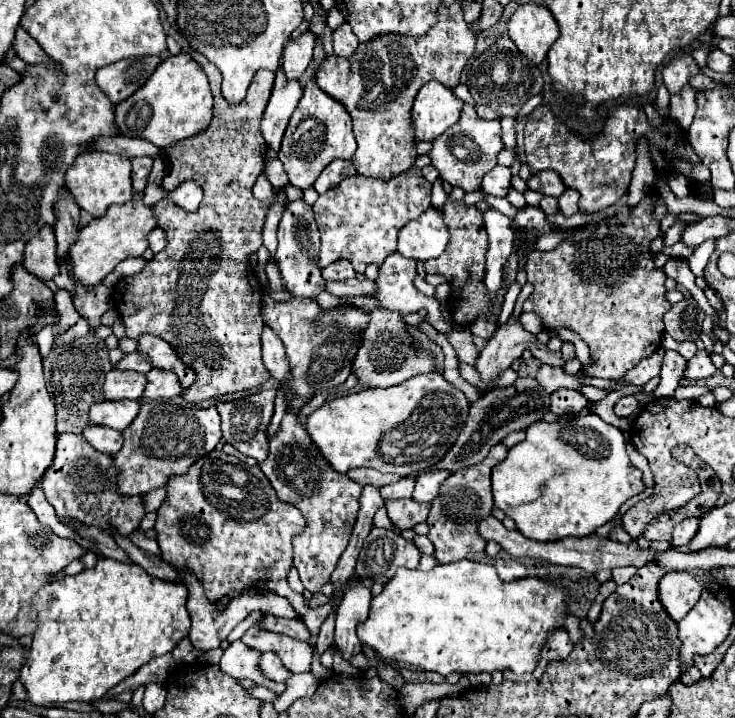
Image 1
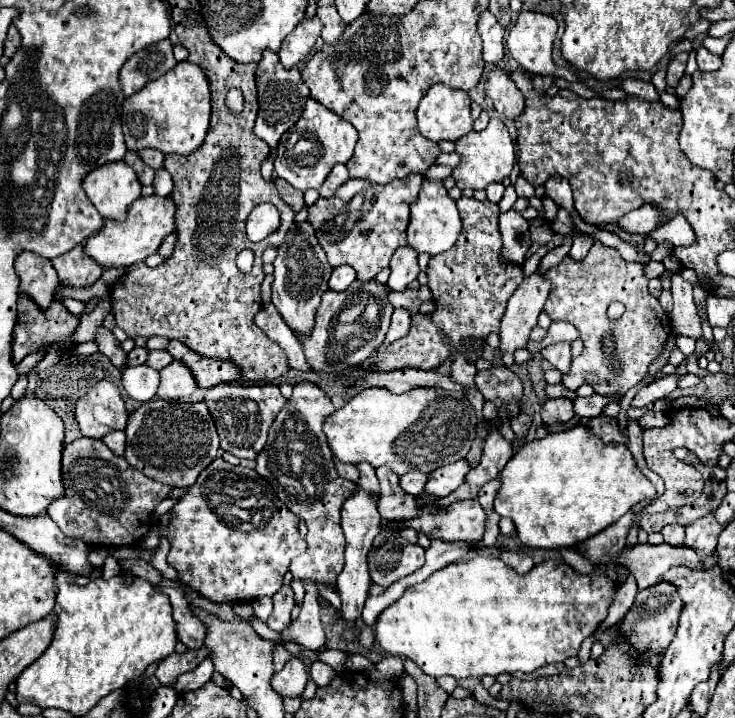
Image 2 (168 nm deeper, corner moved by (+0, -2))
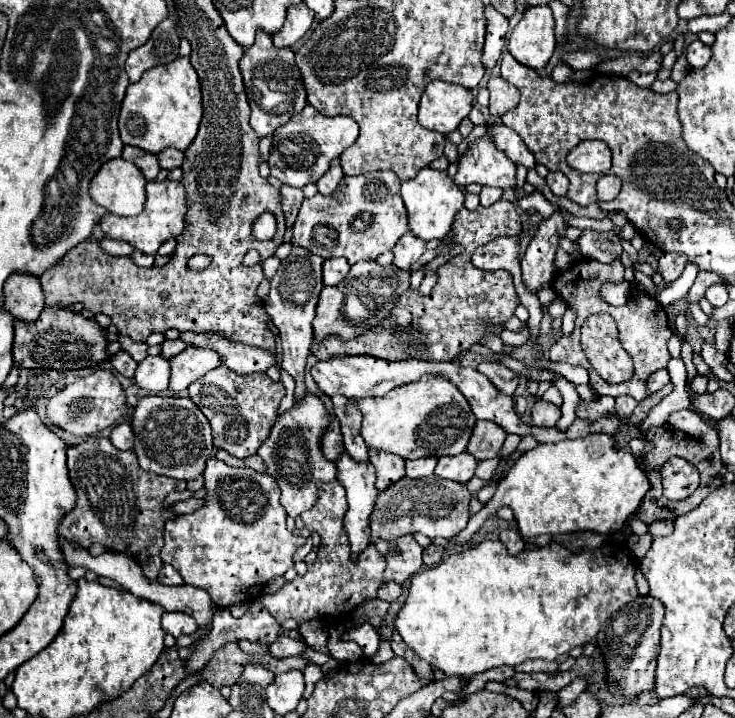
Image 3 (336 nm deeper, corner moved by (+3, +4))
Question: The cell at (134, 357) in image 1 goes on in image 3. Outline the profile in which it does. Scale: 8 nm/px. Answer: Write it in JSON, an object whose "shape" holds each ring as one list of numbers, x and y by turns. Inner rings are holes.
{"shape":[[175,339,175,341,163,341,163,345,161,345,161,357,173,357,173,355,177,355,177,353,181,353,185,349,185,343,181,341,181,339]]}

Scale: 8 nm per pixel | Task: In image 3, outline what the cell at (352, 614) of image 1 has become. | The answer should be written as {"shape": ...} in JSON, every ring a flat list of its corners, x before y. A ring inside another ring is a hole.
{"shape":[[343,453,343,457,339,457,339,461,335,463,337,465,337,479,341,481,341,485,345,487,345,495,347,495,347,513,345,513,345,519,343,519,343,525,345,525,345,533,349,537,349,543,351,543,351,557,353,561,357,561,357,557,361,555,361,551,369,545,371,541,371,529,369,529,369,517,373,513,373,507,375,507,375,499,377,499,377,489,375,489,375,469,371,463,367,465,357,465,347,453]]}

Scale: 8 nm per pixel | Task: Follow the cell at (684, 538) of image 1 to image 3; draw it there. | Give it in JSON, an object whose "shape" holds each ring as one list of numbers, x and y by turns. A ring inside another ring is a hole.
{"shape":[[655,521,655,523,651,523,649,525,649,531,657,537,657,535,671,535,673,531,675,531,675,527,673,527,673,521]]}

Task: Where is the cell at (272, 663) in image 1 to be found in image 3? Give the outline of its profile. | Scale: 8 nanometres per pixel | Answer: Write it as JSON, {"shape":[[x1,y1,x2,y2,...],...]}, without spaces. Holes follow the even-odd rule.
{"shape":[[279,637,273,645,269,645,269,651,273,657,291,657,291,655,299,655,305,649,305,645,297,639,291,637]]}

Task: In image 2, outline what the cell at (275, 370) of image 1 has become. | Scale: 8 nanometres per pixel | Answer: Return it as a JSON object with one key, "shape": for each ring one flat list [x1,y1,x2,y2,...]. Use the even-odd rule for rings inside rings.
{"shape":[[300,381,294,387,292,397,286,407,274,419,268,443,256,459,256,471,274,487,278,499,306,523,306,543,308,549,304,555,296,557,290,563,290,573,296,579,312,579,314,583,334,585,338,573,344,567,344,533,340,527,340,509,348,495,354,493,354,483,340,479,334,469,332,451,328,439,322,431,322,423,328,415,334,413,334,407,326,393,310,381]]}

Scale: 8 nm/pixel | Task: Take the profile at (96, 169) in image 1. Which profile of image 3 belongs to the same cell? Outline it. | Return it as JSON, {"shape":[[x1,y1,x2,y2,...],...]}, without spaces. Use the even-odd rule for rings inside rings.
{"shape":[[121,157,107,161,89,183,91,199,113,215,137,215,145,203,145,177]]}

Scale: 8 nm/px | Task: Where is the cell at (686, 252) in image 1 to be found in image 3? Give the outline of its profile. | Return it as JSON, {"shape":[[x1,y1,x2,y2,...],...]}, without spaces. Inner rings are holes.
{"shape":[[551,171,547,177,545,177,549,189,555,193,555,195,565,195,567,193,567,185,569,185,569,179,565,173,561,171]]}

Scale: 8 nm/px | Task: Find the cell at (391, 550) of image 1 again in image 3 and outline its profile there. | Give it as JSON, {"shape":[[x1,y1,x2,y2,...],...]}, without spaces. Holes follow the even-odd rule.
{"shape":[[403,535,391,541,377,539,375,547,387,563,385,575,383,575,385,583,389,581,403,583,407,577,413,577,423,567,423,561,421,561,423,547,411,535]]}

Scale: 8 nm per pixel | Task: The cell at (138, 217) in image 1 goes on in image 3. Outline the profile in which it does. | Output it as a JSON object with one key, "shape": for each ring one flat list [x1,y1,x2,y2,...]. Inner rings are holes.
{"shape":[[151,181,147,183,147,201,145,209,135,217,119,217,119,215,105,215,101,219,101,229,109,239,119,239,129,243,133,249,139,249,143,253,155,255,157,249,171,237,181,235,183,231,183,217,187,211,185,201,185,189,177,181]]}

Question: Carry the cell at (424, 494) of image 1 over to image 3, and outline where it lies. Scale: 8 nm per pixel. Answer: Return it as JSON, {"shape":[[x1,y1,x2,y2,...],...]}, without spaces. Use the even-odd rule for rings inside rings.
{"shape":[[465,451,455,457,439,457,435,475,441,479,457,481,457,483,467,483,473,477,475,467,477,467,477,459]]}

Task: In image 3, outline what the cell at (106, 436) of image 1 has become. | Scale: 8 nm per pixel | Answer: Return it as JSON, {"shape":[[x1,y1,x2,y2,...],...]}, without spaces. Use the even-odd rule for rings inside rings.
{"shape":[[127,421,115,425,111,429,111,435,109,435,111,443,121,449,121,451,127,451,127,449,133,449,133,433,131,433,131,425]]}

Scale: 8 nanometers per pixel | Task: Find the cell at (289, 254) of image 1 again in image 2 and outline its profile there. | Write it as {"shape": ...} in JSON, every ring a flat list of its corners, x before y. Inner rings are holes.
{"shape":[[308,221,300,225,292,225,288,231,284,245,278,247,278,257,274,261,274,285,272,285,272,303,286,321,286,325,298,335,298,339,306,339,314,327,316,307,320,305,320,297,328,291,332,267,320,249,320,243,314,235,314,229]]}

